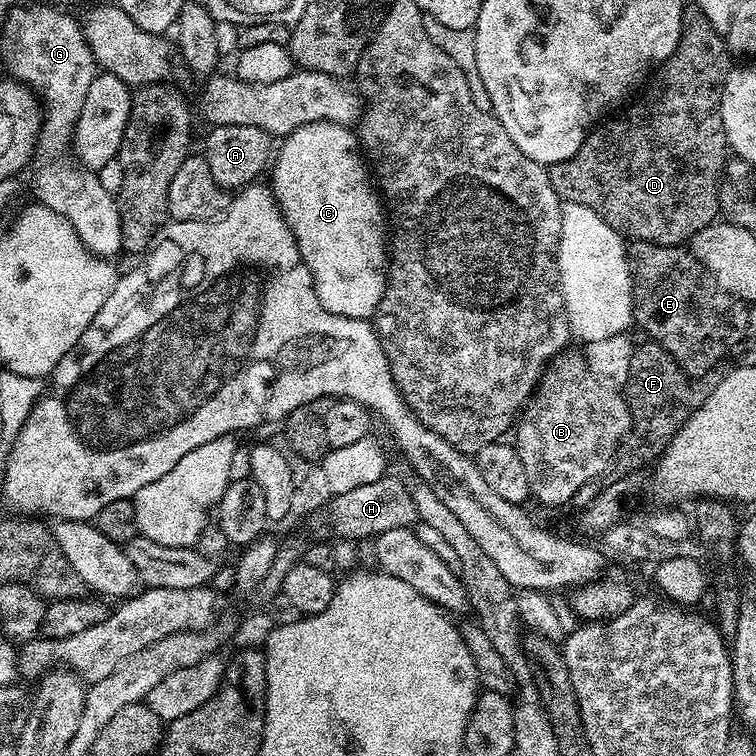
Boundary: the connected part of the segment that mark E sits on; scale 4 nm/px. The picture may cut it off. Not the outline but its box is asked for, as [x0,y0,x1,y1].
[627,240,749,378]

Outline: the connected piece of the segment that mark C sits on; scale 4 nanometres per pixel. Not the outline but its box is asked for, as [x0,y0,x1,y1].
[270,120,390,321]

